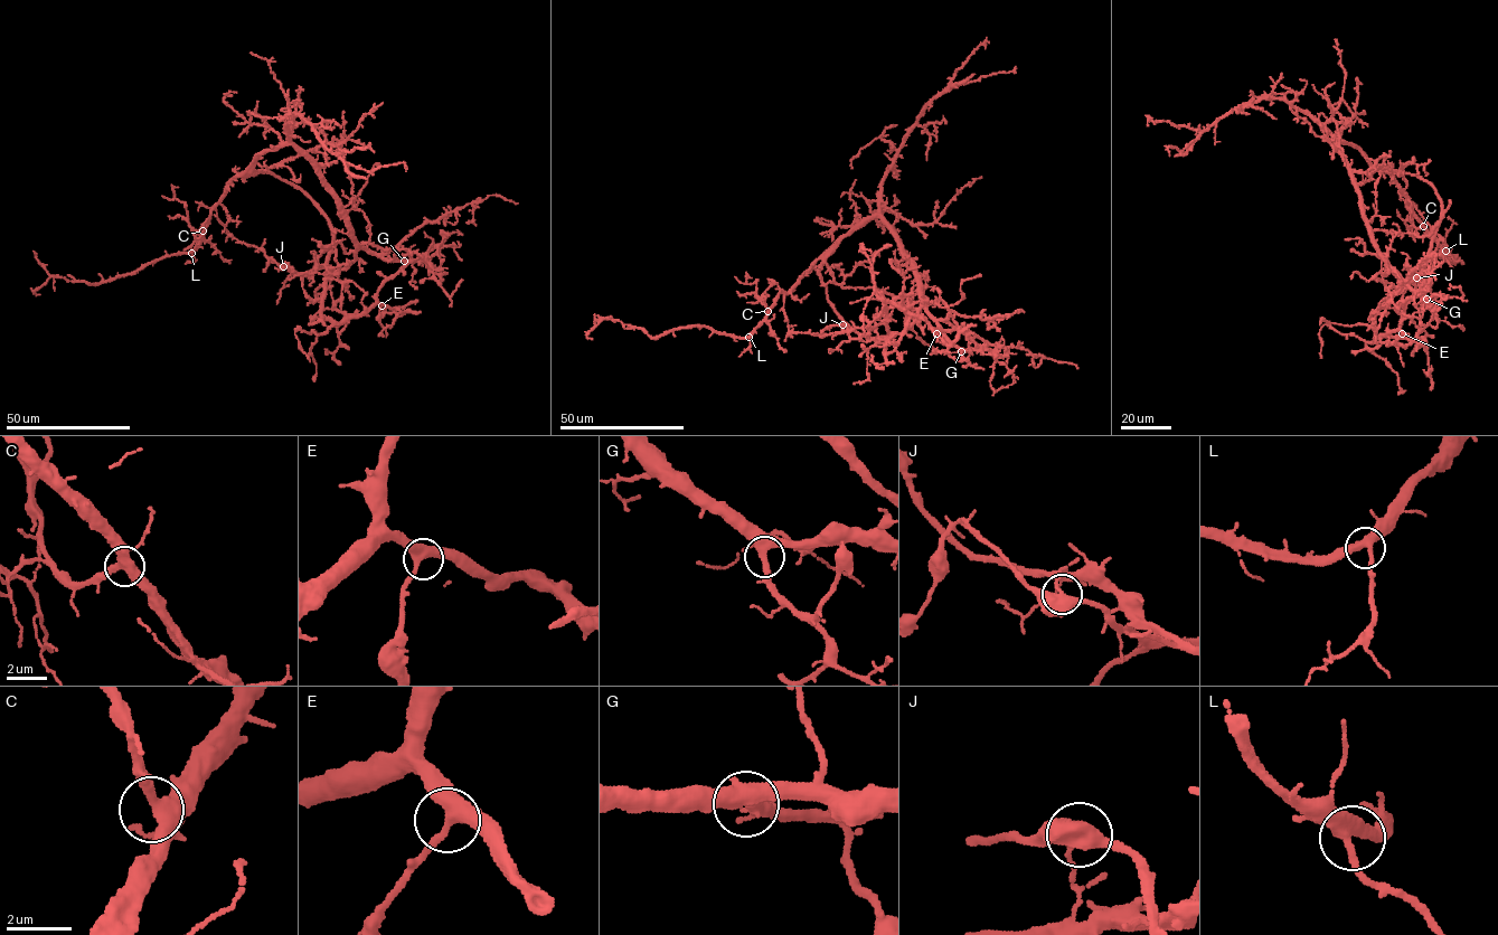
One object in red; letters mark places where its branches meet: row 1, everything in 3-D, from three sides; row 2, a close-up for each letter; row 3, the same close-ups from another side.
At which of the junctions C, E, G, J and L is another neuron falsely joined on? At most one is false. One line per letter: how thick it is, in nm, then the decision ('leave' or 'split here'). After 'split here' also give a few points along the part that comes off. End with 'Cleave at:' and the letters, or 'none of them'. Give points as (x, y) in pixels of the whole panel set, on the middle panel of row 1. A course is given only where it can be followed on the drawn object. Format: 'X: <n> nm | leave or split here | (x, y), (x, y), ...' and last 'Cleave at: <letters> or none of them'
C: 440 nm | leave
E: 400 nm | leave
G: 360 nm | leave
J: 440 nm | split here | (841, 324), (842, 331), (874, 327), (886, 319), (878, 314), (877, 308)
L: 400 nm | leave
Cleave at: J

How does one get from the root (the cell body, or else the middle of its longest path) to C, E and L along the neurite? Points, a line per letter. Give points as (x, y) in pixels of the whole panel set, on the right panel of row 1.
C: (1363, 208), (1337, 137), (1354, 145), (1368, 162), (1392, 177), (1409, 198), (1407, 210), (1423, 226)
E: (1363, 208), (1371, 241), (1387, 267), (1432, 308), (1429, 322), (1415, 338), (1385, 336), (1398, 330), (1402, 333)
L: (1363, 208), (1337, 137), (1354, 145), (1368, 162), (1392, 177), (1409, 198), (1407, 210), (1445, 251)

